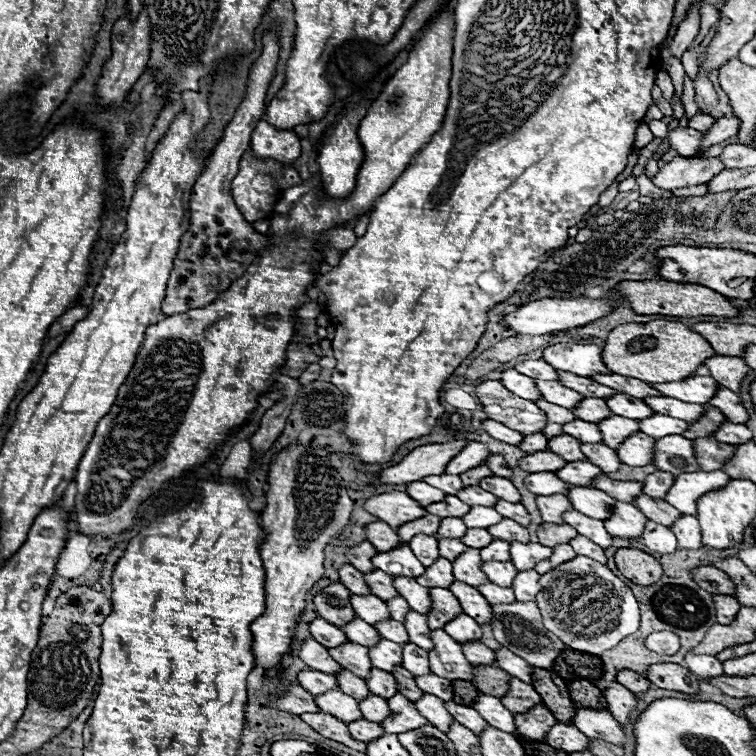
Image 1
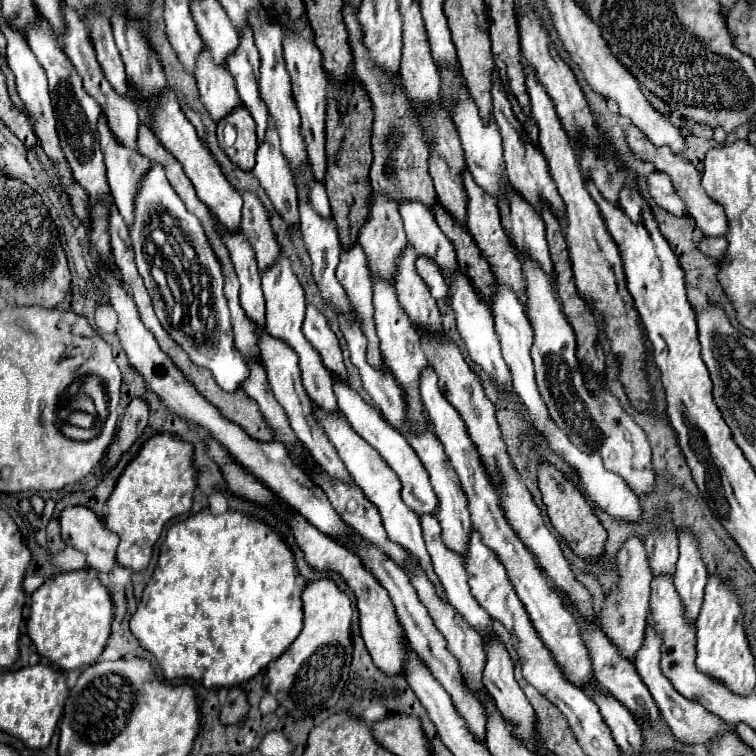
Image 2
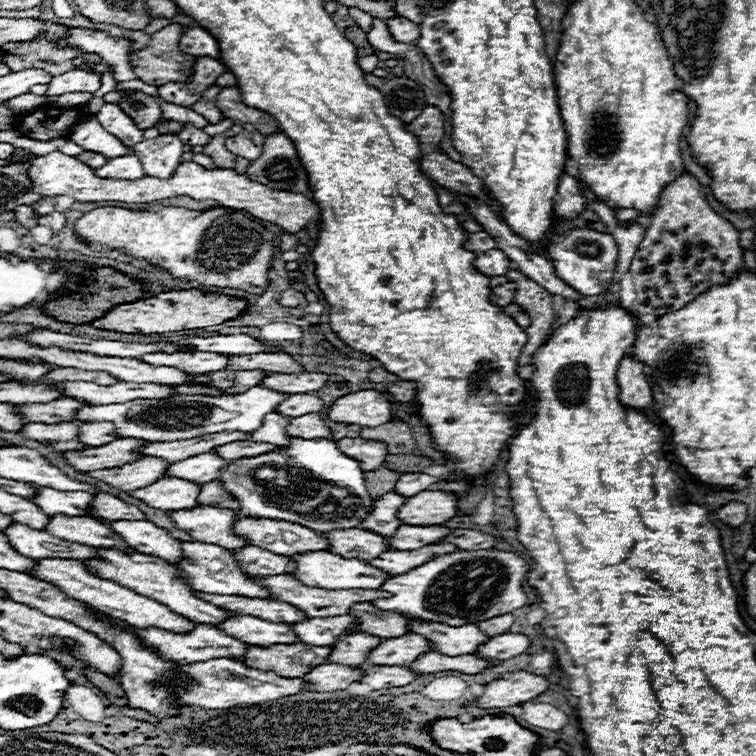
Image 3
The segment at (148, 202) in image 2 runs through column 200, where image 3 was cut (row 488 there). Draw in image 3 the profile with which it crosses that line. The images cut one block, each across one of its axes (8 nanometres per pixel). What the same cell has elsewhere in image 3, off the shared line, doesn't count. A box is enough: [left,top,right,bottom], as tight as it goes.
[220,438,374,534]

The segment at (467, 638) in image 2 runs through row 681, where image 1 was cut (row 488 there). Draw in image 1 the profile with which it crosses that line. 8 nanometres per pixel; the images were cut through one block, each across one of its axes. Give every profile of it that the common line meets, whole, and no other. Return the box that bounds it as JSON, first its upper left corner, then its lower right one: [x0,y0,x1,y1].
[456,486,498,506]

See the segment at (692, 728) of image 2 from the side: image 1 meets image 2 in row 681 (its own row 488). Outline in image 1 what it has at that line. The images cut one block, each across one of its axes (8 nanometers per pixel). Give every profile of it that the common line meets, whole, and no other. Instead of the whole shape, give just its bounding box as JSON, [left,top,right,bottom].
[642,472,674,498]

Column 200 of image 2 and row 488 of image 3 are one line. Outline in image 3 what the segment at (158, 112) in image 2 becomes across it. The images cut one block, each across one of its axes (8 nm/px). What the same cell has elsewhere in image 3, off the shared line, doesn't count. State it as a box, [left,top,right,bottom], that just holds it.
[132,476,200,512]

